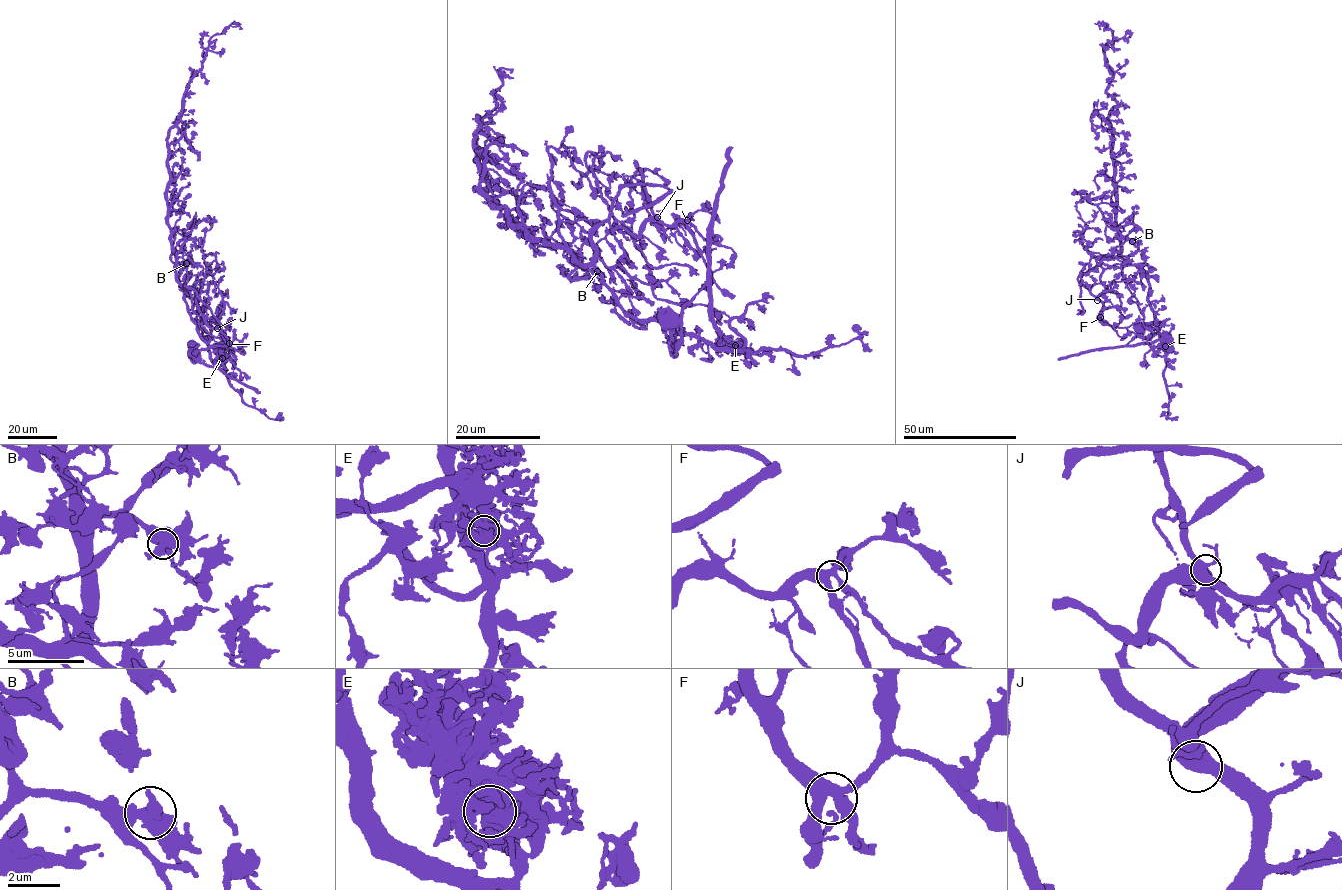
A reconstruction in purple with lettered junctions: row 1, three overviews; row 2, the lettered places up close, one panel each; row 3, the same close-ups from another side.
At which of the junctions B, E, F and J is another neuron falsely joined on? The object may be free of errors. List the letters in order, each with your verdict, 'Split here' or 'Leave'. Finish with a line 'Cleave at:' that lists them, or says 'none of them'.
B: Leave
E: Split here
F: Leave
J: Leave
Cleave at: E

